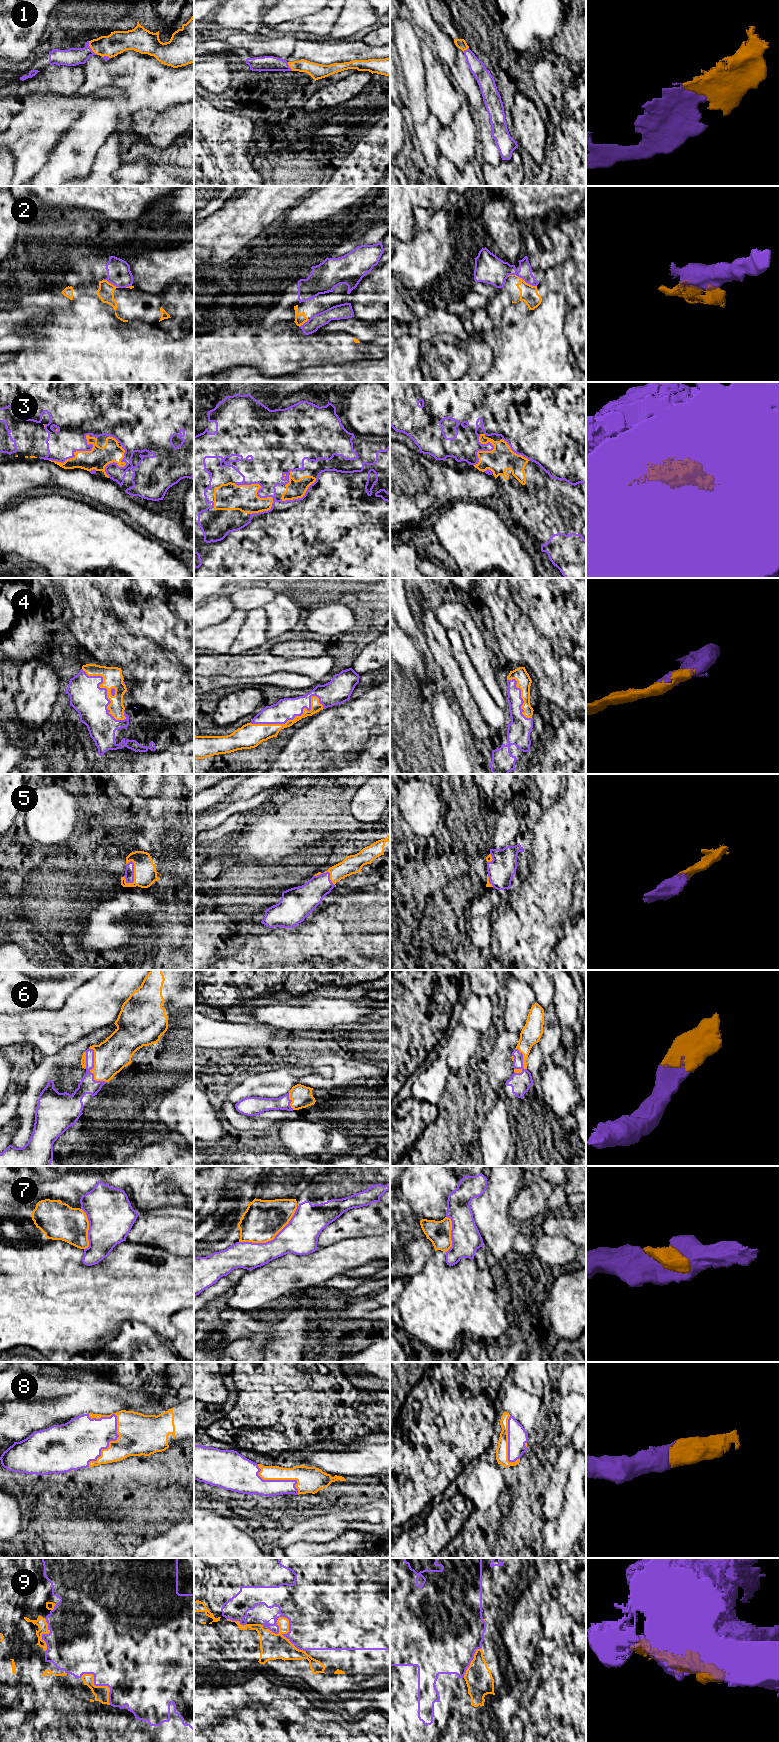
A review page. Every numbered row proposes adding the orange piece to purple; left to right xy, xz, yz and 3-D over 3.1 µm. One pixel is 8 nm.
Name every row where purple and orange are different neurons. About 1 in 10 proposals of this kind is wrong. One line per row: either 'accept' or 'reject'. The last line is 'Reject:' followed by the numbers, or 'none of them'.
1: accept
2: reject
3: accept
4: accept
5: accept
6: accept
7: reject
8: accept
9: accept
Reject: 2, 7

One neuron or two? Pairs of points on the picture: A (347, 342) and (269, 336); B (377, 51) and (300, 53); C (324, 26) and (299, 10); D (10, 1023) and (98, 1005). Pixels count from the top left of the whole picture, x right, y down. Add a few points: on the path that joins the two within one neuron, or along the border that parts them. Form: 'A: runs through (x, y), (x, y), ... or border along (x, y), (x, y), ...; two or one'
A: runs through (328, 346), (288, 346); one
B: runs through (358, 51), (319, 51); one
C: border along (320, 10), (291, 21); two
D: runs through (32, 1023), (70, 1023), (76, 1019); one

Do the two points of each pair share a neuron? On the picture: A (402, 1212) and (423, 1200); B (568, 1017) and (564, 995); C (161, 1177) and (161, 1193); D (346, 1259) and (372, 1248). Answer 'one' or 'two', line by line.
A: two
B: one
C: two
D: one

